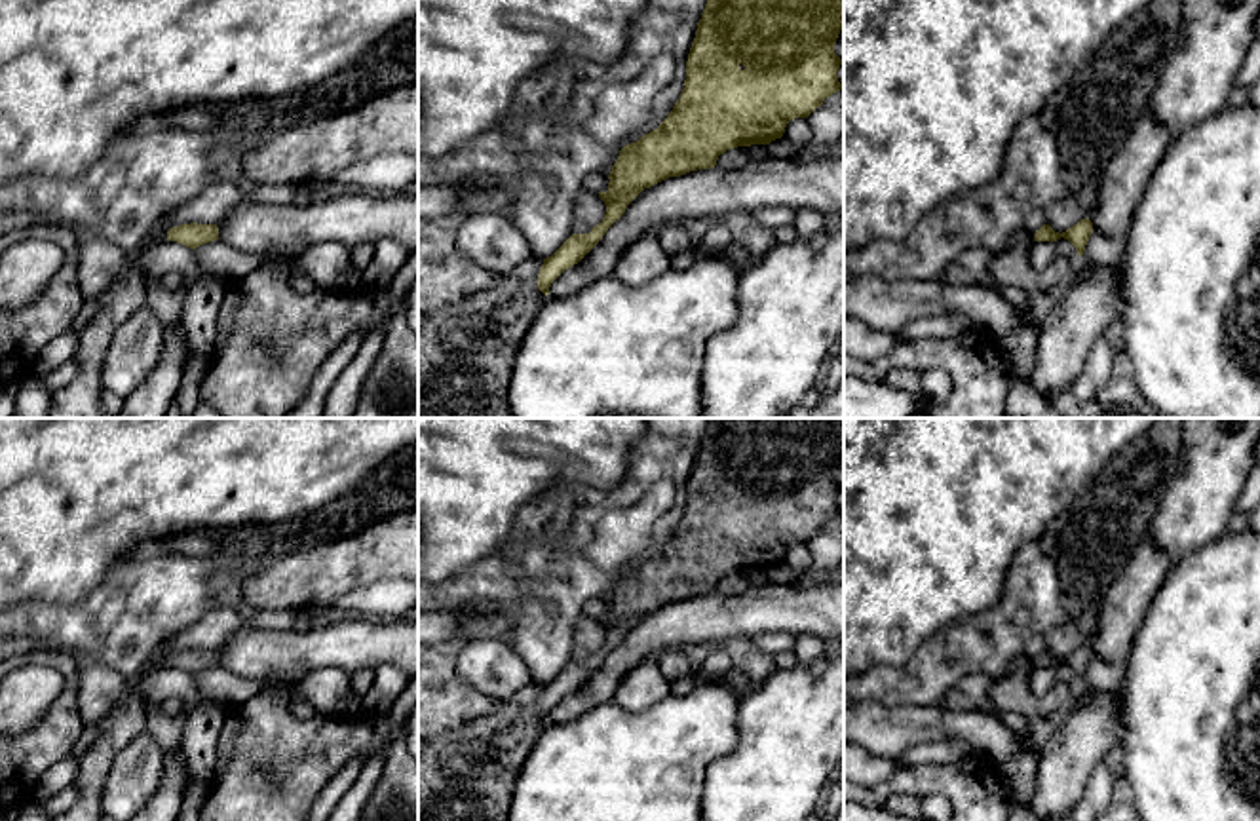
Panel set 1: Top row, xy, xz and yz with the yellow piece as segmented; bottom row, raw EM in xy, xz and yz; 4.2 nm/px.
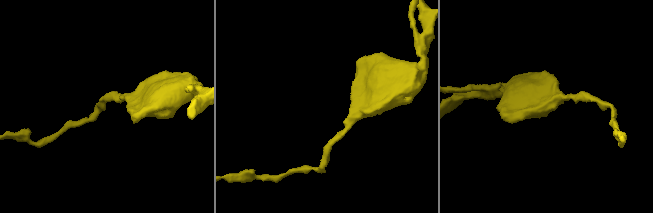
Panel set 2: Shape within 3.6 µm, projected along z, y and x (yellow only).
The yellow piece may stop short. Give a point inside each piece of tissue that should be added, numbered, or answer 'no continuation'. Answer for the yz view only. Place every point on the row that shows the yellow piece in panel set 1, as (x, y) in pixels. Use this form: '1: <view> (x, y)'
no continuation

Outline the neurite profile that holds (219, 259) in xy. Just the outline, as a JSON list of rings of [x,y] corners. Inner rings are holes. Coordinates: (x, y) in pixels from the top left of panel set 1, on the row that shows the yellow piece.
[[[215,239],[194,249],[201,270],[219,279],[241,279],[257,268],[268,264],[272,258],[295,258],[302,251],[268,251],[268,253],[243,253],[232,245]]]

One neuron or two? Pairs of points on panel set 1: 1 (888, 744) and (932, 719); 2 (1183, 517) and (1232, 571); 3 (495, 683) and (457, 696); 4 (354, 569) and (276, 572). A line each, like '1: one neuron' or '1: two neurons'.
1: one neuron
2: two neurons
3: two neurons
4: one neuron

